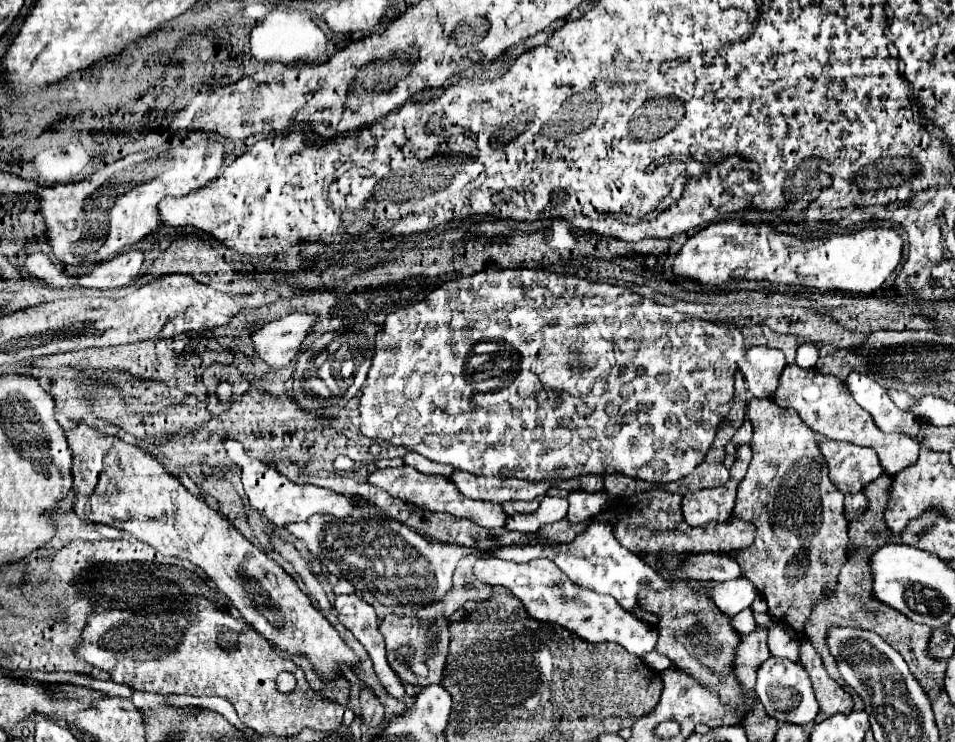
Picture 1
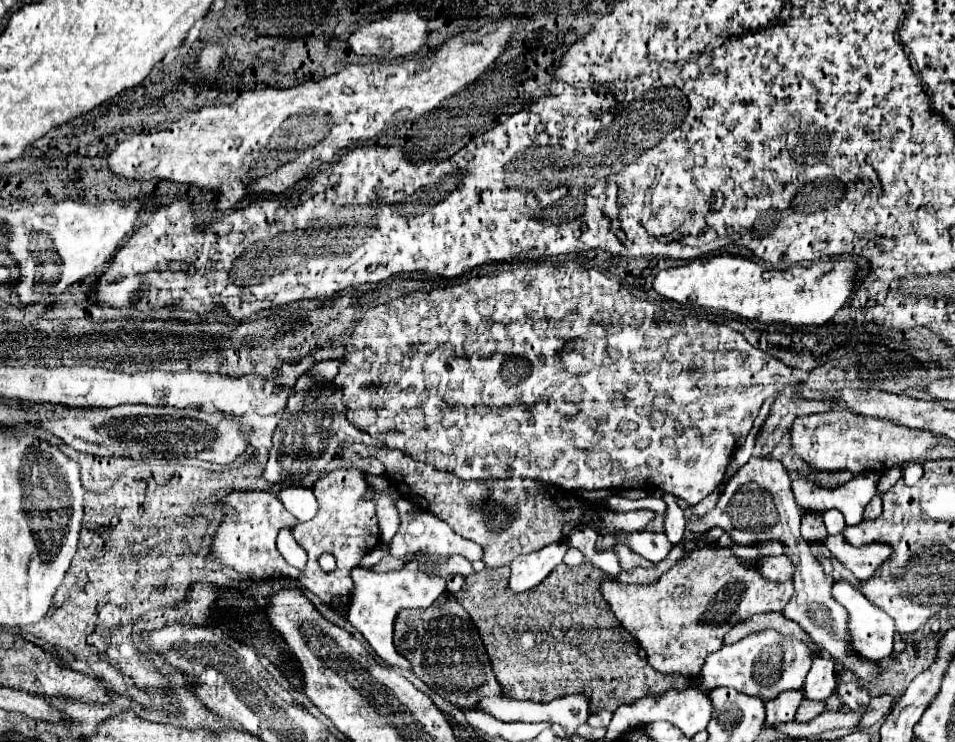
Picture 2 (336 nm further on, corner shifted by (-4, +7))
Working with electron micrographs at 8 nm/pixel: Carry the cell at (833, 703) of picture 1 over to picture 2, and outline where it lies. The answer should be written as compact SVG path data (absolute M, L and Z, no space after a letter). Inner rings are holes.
M803 698L801 706L797 708L797 714L795 714L795 720L797 722L811 722L815 716L819 716L821 712L825 712L825 702L815 702L815 700L809 700L809 698Z

